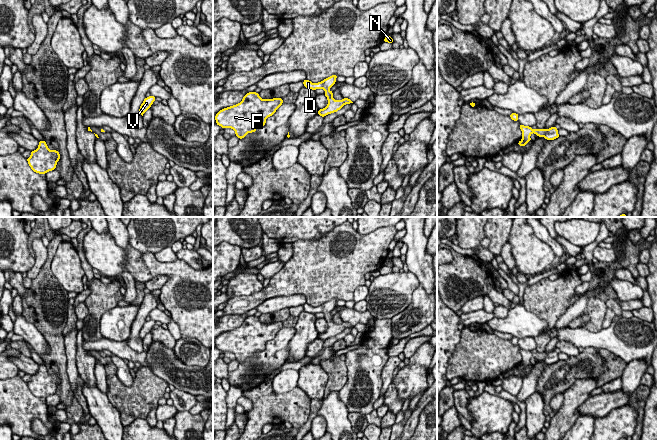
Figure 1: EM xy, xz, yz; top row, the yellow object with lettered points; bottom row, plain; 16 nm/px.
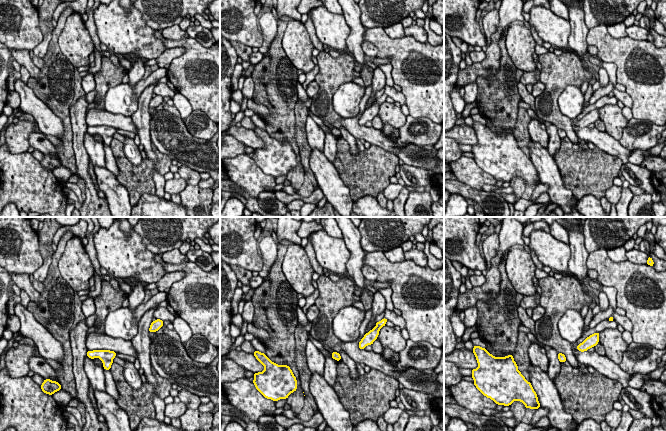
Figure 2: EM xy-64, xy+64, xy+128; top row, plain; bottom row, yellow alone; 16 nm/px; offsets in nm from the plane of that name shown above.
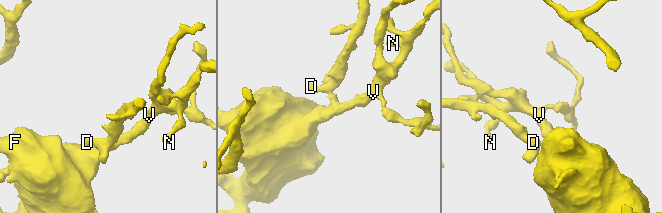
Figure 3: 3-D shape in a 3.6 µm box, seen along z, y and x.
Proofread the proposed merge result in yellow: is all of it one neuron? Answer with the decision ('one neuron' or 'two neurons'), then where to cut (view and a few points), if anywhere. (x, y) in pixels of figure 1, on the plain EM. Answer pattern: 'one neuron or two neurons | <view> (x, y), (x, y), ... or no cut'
one neuron | no cut

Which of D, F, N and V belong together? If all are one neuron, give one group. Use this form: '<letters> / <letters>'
D F N V

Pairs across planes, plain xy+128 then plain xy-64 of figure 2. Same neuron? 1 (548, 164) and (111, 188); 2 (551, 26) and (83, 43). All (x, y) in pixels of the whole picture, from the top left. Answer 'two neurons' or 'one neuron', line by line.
1: one neuron
2: two neurons

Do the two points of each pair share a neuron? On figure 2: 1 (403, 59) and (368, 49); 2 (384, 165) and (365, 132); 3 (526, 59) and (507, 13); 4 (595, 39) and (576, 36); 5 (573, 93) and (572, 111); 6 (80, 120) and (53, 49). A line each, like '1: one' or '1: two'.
1: two
2: two
3: two
4: two
5: one
6: two

